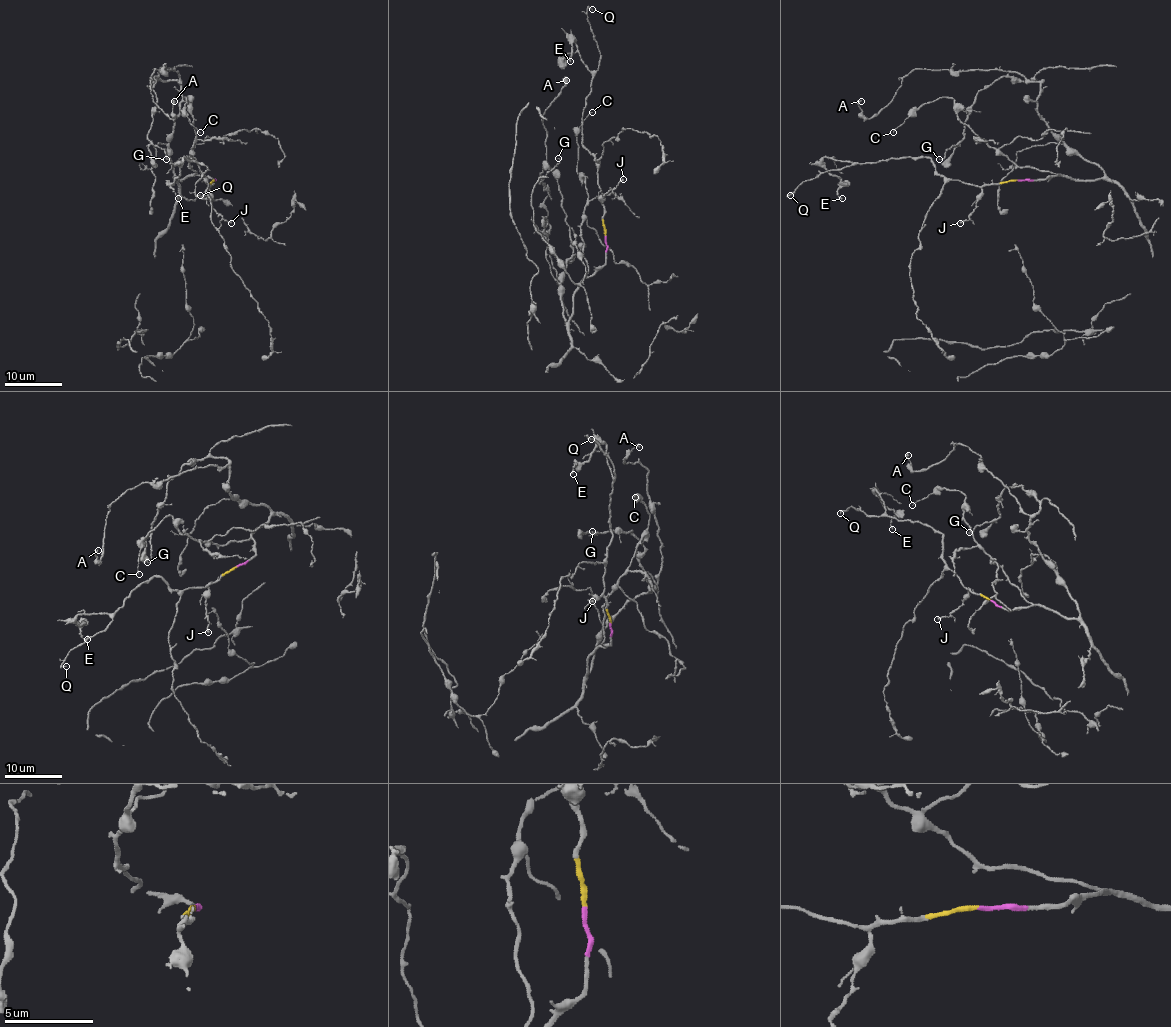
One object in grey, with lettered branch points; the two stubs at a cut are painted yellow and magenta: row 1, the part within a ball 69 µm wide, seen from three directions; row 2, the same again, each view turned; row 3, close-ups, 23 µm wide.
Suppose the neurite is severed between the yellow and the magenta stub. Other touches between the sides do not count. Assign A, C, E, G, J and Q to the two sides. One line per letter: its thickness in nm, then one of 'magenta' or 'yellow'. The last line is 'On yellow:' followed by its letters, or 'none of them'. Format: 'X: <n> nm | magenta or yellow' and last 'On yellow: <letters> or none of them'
A: 240 nm | magenta
C: 90 nm | magenta
E: 140 nm | yellow
G: 120 nm | magenta
J: 180 nm | yellow
Q: 160 nm | yellow
On yellow: E, J, Q

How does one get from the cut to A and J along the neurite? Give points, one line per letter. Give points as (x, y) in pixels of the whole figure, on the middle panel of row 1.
A: (605, 235), (605, 263), (579, 284), (566, 323), (561, 290), (572, 247), (542, 121), (566, 81)
J: (605, 235), (601, 202), (604, 195), (623, 179)

